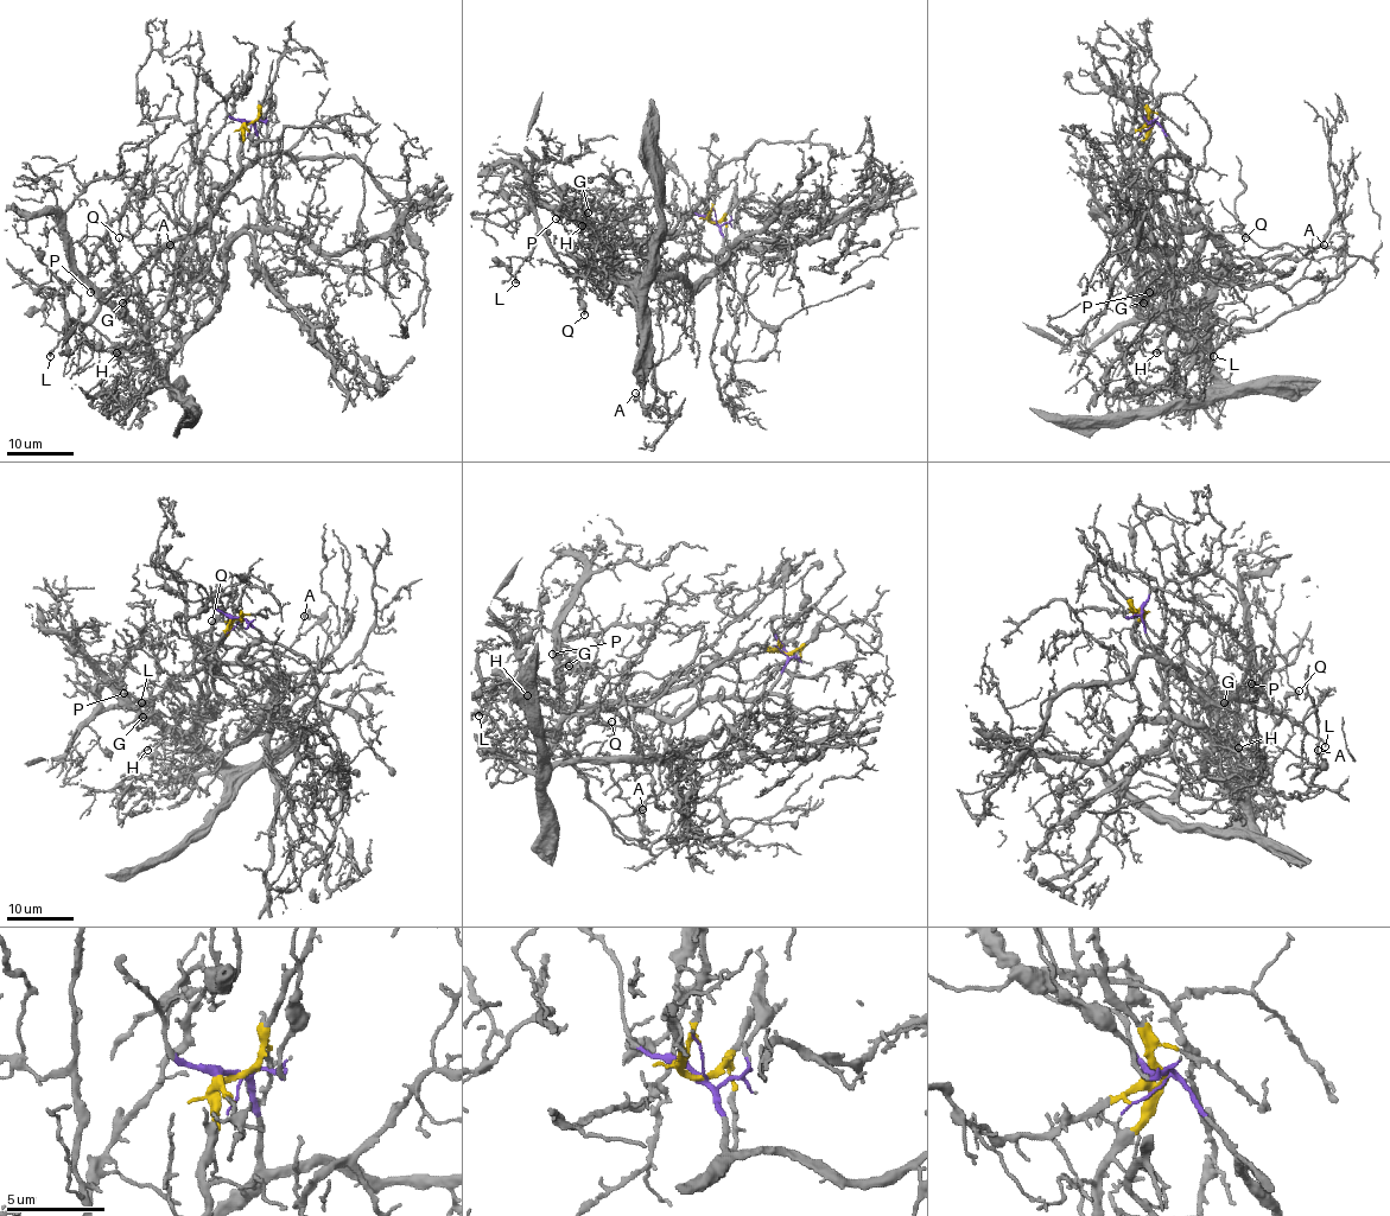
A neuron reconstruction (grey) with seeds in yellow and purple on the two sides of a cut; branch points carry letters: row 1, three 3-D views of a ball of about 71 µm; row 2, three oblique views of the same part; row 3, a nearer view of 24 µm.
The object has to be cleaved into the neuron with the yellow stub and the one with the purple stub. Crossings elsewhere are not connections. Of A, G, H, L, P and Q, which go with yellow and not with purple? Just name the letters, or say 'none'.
G, H, P

